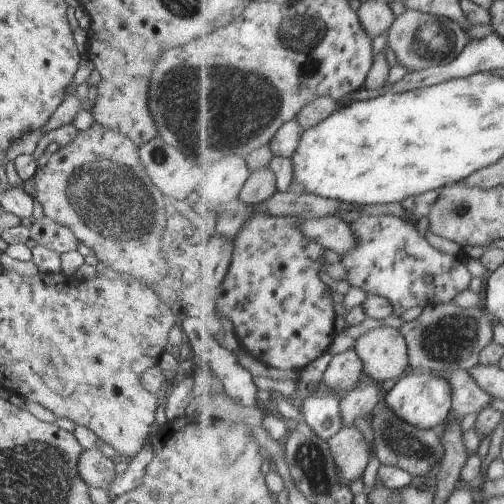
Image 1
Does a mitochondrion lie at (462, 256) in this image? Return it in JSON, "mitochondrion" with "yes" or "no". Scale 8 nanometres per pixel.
{"mitochondrion":"no"}

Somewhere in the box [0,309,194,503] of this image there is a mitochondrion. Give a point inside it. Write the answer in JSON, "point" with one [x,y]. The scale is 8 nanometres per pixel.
{"point":[48,360]}

